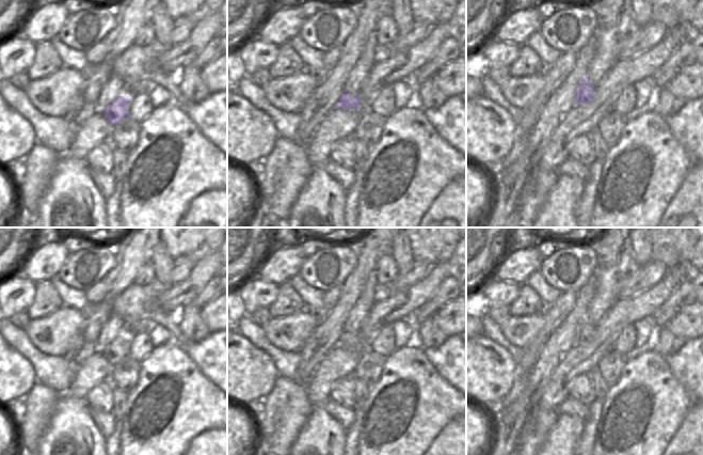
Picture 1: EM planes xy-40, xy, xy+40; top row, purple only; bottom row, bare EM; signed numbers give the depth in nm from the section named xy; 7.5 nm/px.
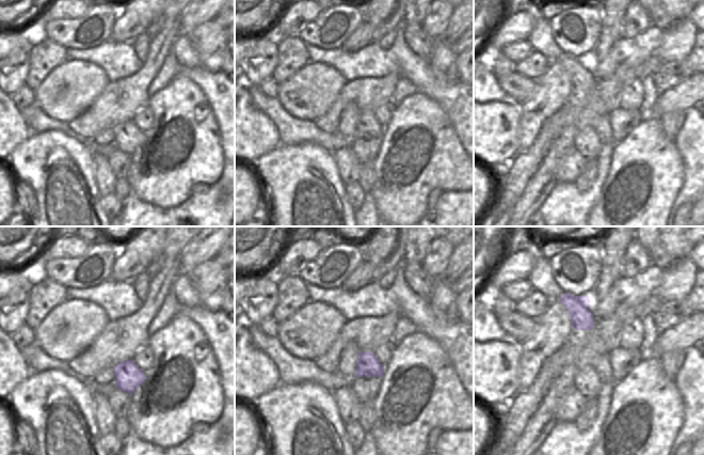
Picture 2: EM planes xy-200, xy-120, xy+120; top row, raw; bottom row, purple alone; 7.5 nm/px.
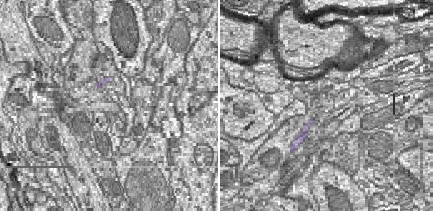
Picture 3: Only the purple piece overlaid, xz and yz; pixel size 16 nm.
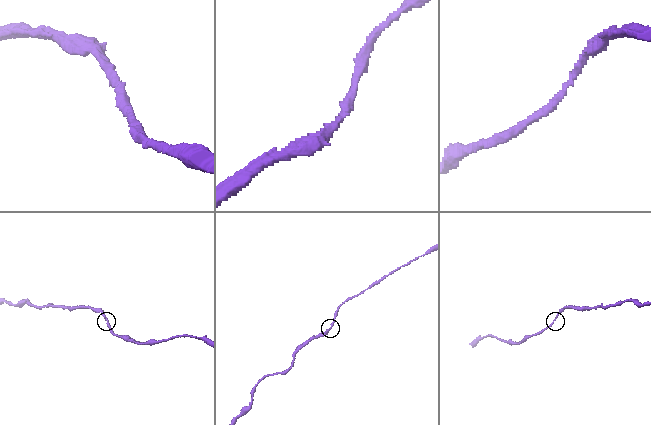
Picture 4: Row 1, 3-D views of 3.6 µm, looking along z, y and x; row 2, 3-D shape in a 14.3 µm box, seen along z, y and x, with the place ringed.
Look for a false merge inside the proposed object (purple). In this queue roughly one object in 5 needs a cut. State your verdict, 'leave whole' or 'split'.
leave whole

